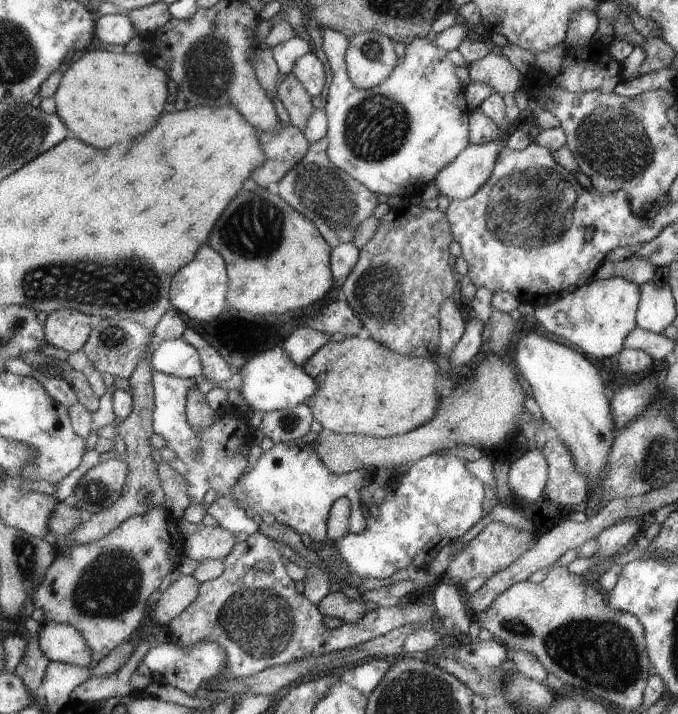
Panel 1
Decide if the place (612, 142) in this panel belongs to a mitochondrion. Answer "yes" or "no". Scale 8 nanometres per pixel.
yes

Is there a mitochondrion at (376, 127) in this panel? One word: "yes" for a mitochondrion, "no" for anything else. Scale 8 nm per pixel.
yes

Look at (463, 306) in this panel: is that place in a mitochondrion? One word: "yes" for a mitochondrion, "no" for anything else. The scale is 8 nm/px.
no

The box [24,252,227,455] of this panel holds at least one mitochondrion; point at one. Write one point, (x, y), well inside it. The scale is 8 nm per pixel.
(112, 335)

